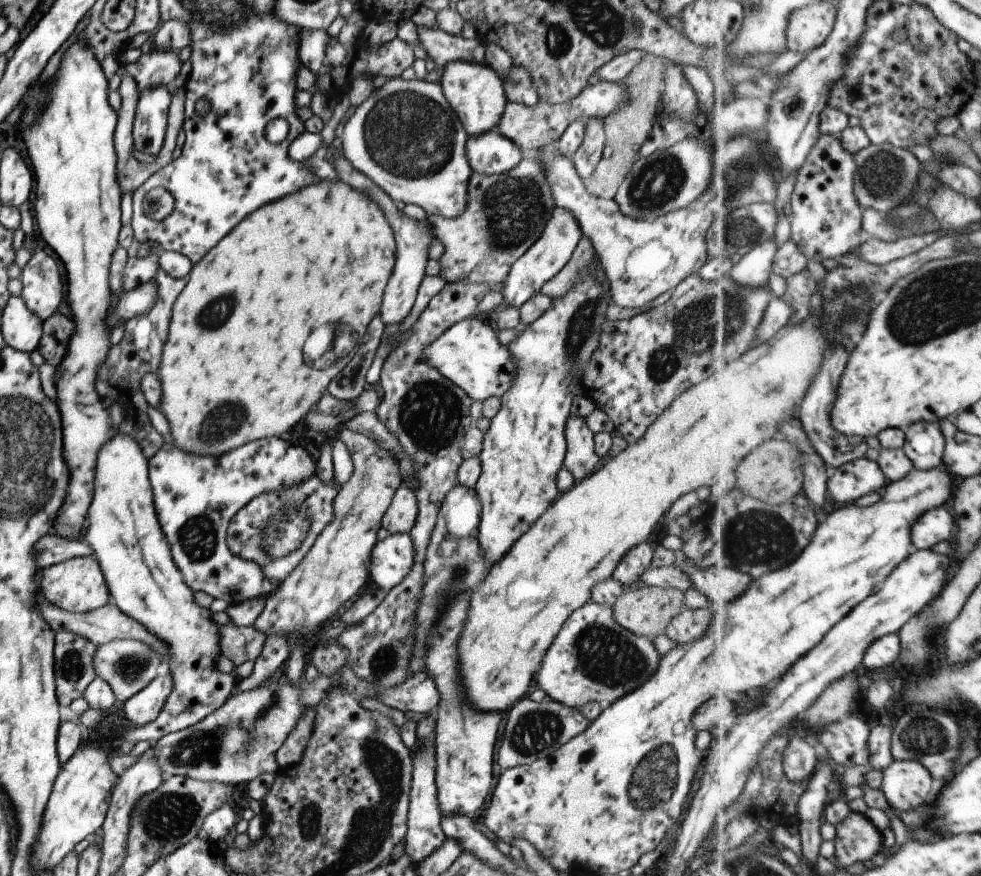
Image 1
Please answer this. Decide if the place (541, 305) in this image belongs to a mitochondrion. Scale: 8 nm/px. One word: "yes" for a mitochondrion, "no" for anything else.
no

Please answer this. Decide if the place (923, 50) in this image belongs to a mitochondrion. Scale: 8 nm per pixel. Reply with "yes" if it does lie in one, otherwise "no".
yes

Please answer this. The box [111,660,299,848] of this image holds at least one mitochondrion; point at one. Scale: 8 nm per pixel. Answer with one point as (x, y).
(207, 748)

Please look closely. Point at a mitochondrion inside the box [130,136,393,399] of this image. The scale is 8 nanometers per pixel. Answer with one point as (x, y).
(316, 334)

